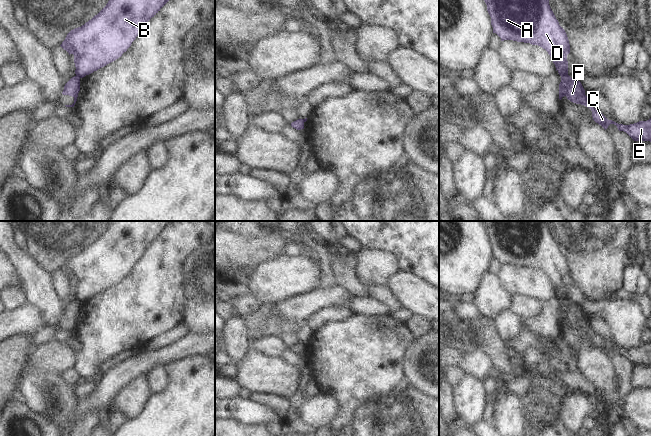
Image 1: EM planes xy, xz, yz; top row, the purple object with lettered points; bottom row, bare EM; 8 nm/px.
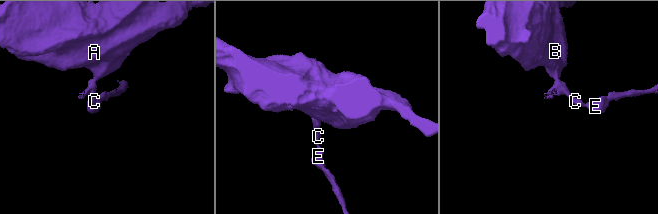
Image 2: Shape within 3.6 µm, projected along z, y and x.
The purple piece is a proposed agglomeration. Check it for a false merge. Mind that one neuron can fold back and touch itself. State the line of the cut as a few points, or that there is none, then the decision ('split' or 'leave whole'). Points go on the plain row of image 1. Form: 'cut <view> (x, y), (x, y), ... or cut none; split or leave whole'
cut yz (567, 298), (561, 301); split

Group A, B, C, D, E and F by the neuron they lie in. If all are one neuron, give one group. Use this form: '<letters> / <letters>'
A B D / C E F

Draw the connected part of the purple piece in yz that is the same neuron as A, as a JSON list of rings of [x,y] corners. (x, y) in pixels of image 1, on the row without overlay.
[[[482,221],[482,223],[491,241],[493,257],[496,257],[501,265],[513,264],[542,271],[550,279],[559,299],[561,301],[568,299],[569,264],[550,232],[548,221]]]

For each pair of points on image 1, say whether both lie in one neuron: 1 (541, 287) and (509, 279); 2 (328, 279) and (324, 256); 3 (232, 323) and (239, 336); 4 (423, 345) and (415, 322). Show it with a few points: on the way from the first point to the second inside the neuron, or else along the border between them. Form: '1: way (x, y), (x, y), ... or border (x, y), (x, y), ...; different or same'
1: way (533, 283), (517, 280); same
2: way (326, 273), (324, 262); same
3: way (234, 326), (236, 333); same
4: border (428, 332), (415, 338); different

